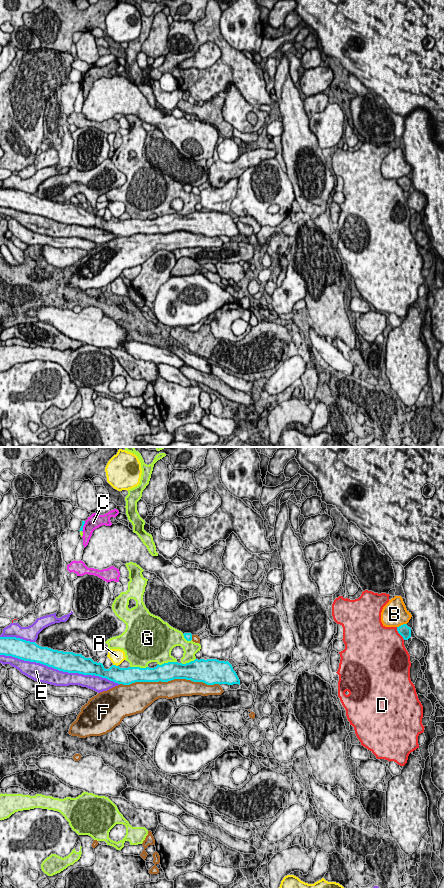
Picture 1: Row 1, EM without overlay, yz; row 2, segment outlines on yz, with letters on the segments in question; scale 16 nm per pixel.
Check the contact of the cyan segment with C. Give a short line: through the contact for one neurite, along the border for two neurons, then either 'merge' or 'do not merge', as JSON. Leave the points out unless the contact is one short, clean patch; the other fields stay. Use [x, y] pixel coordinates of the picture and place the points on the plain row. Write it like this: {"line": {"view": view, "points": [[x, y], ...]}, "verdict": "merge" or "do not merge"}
{"line": {"view": "yz", "points": [[85, 73], [82, 83]]}, "verdict": "do not merge"}

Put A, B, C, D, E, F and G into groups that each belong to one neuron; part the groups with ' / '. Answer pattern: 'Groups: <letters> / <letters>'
Groups: A / B / C / D / E / F / G

